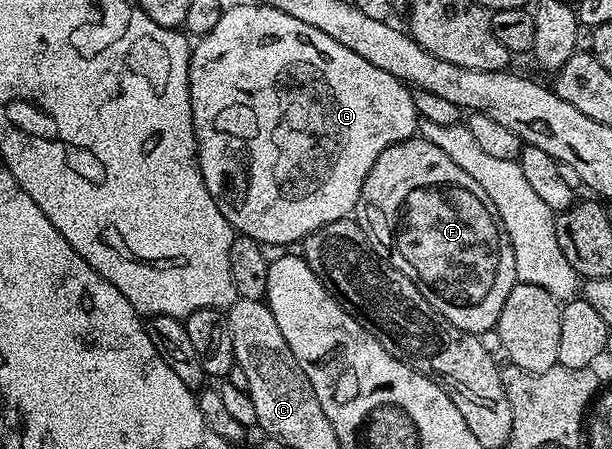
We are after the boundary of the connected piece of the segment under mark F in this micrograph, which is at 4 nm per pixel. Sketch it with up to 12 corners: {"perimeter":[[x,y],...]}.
{"perimeter":[[419,136],[354,220],[450,325],[495,327],[518,281],[490,196]]}

